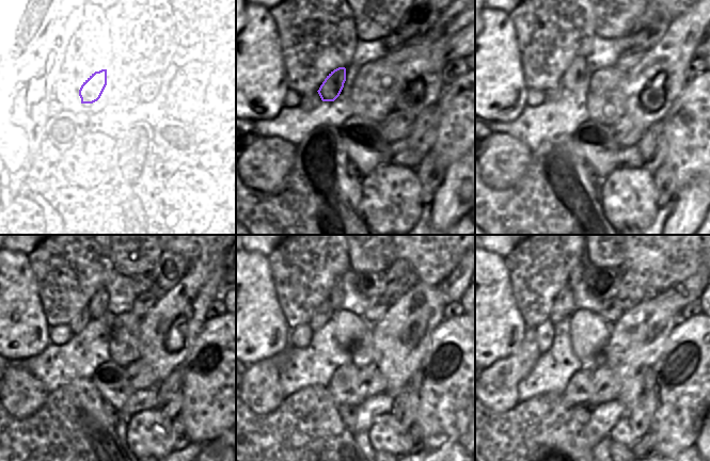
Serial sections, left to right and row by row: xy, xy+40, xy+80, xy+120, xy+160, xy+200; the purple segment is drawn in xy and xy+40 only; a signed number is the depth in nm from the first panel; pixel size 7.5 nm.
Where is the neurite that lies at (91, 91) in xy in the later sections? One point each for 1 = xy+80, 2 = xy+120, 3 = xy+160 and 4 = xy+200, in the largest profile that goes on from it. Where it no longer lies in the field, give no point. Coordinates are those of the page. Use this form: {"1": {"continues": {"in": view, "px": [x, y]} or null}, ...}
{"1": {"continues": {"in": "xy+80", "px": [574, 75]}}, "2": {"continues": {"in": "xy+120", "px": [99, 302]}}, "3": {"continues": {"in": "xy+160", "px": [336, 297]}}, "4": {"continues": {"in": "xy+200", "px": [577, 274]}}}

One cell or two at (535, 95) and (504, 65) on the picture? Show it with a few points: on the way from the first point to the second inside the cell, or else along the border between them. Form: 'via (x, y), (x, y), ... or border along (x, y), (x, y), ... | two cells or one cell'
border along (526, 89), (527, 105) | two cells

